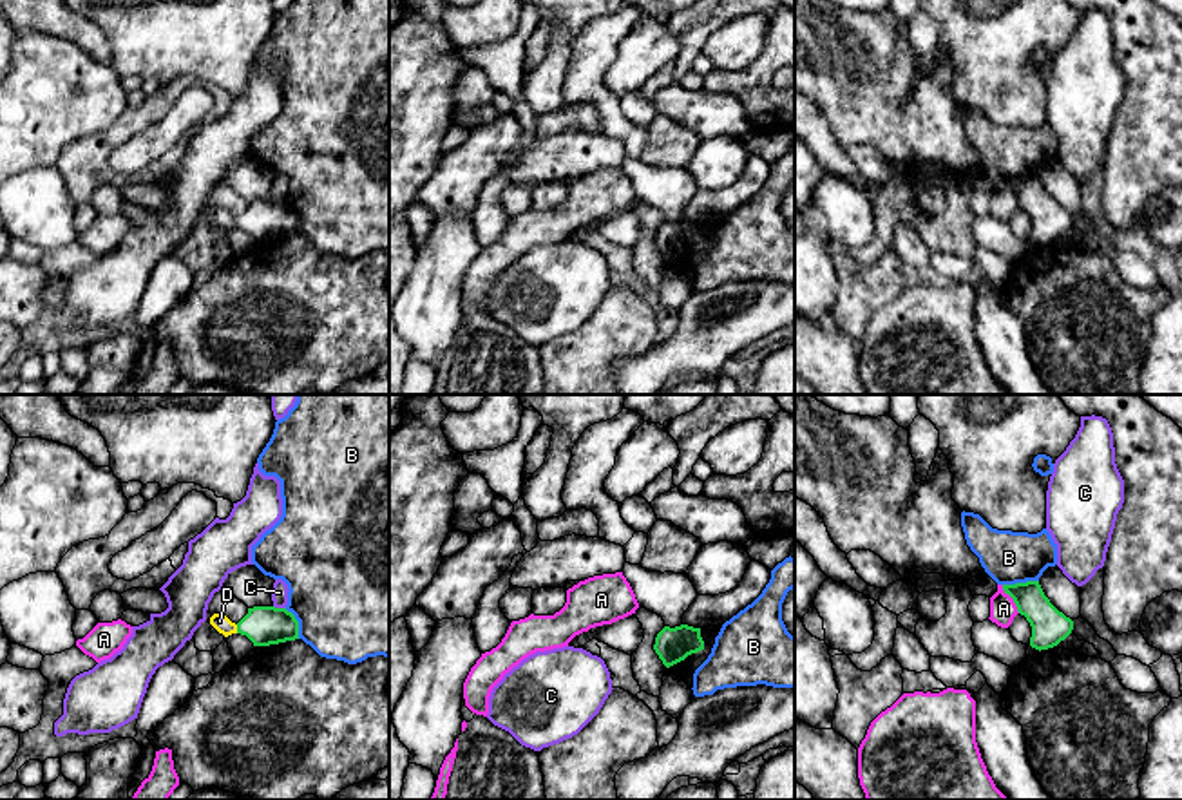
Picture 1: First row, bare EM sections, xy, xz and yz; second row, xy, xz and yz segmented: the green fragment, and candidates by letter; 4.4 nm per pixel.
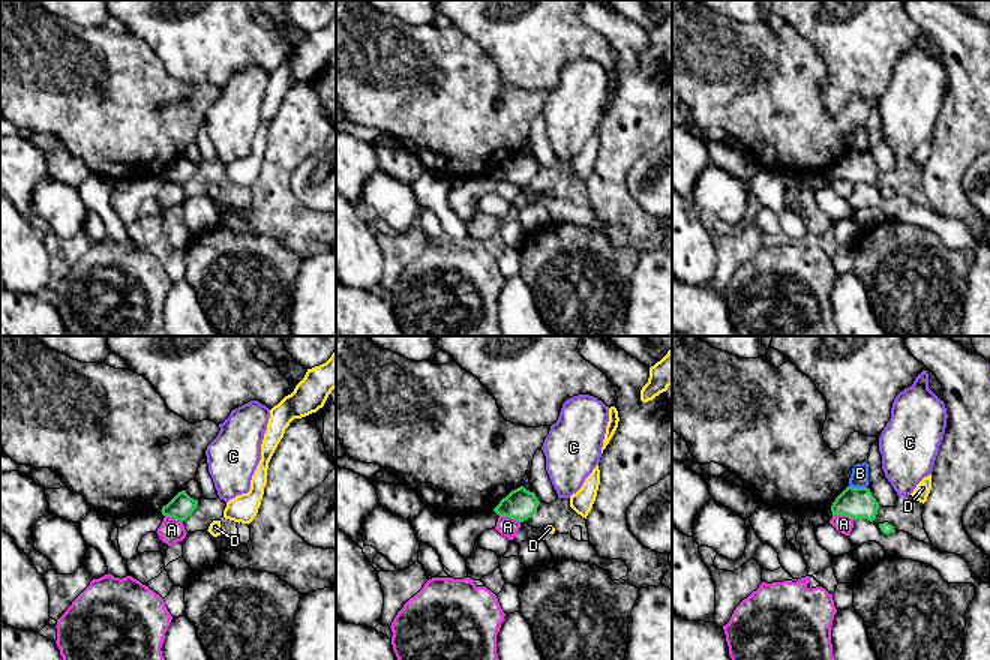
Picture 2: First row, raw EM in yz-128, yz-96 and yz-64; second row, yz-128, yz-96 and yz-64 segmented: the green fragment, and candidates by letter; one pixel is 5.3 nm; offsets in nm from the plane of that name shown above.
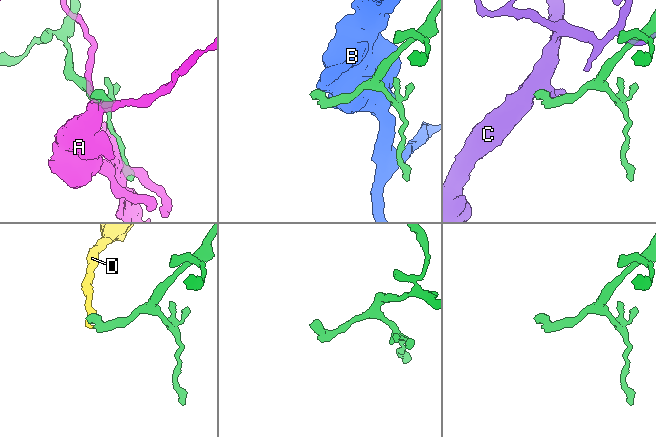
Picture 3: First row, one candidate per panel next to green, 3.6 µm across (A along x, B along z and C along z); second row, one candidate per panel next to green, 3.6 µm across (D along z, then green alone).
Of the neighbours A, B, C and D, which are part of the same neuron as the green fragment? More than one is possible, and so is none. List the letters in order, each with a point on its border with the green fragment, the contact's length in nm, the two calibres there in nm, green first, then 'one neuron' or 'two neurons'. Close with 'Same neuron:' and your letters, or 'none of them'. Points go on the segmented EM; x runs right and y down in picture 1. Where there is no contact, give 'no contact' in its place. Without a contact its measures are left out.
A: yz (1012, 598) | 150 nm | 160/120 nm | two neurons
B: yz (1019, 583) | 160 nm | 160/240 nm | two neurons
C: xy (279, 609) | 60 nm | 180/80 nm | two neurons
D: xy (238, 628) | 40 nm | 180/80 nm | one neuron
Same neuron: D

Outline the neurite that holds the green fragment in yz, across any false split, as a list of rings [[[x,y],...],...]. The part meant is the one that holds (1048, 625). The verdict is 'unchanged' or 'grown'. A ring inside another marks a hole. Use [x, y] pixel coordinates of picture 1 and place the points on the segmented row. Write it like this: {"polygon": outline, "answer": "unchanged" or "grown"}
{"polygon": [[[1039,581],[1003,585],[1003,590],[1014,599],[1017,612],[1030,623],[1032,648],[1039,652],[1053,648],[1072,633],[1073,621],[1050,603]]], "answer": "unchanged"}

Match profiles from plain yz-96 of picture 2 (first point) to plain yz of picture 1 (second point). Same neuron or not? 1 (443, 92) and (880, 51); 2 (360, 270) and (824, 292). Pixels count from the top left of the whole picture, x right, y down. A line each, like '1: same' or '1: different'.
1: same
2: same

